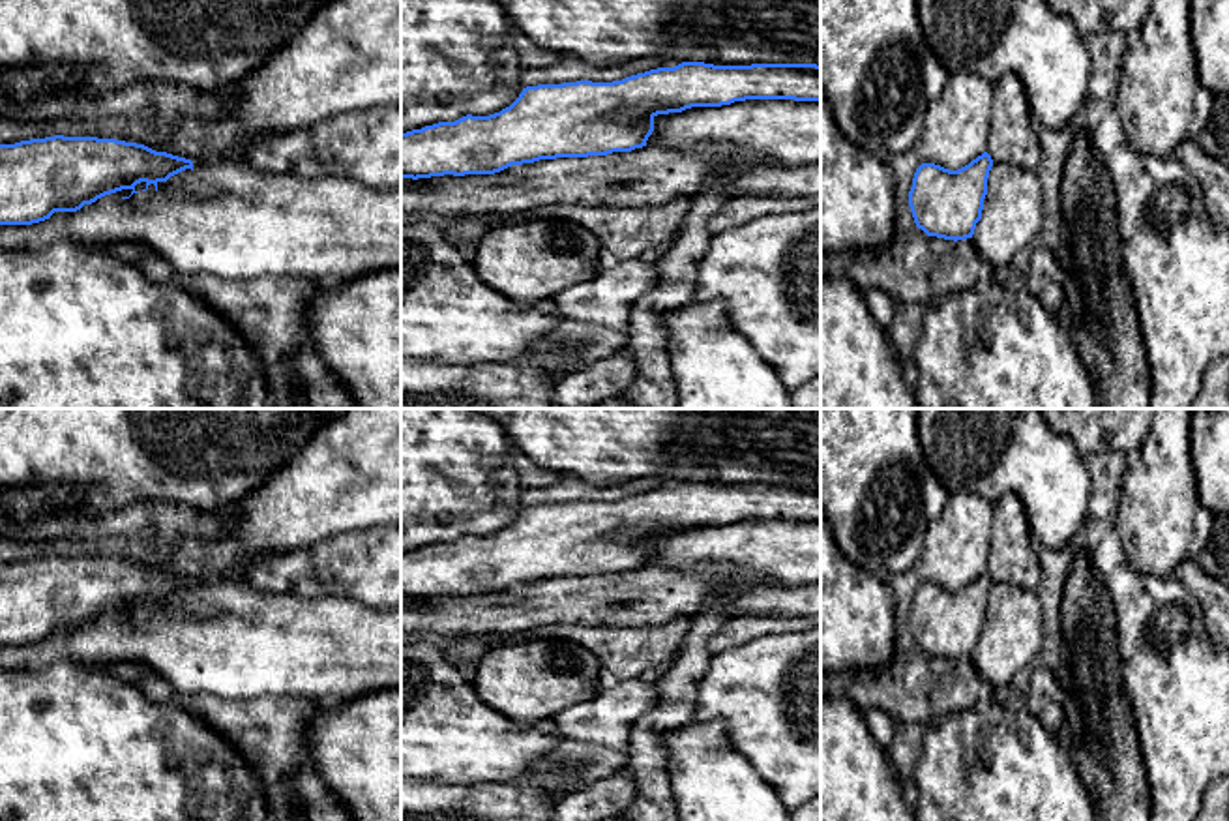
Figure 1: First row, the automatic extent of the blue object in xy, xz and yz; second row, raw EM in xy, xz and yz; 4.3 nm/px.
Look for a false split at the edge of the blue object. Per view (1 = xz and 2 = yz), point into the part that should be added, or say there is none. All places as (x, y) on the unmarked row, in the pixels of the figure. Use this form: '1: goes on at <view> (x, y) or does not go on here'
1: does not go on here
2: does not go on here

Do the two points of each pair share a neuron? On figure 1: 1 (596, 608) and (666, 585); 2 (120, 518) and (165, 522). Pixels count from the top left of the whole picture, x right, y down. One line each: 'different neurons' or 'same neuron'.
1: same neuron
2: different neurons

